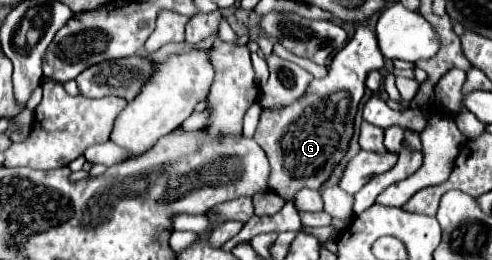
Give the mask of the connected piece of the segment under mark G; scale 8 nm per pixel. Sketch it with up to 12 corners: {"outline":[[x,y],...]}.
{"outline":[[359,25],[327,79],[281,111],[255,141],[269,185],[289,201],[321,189],[347,153],[365,79],[383,69]]}

